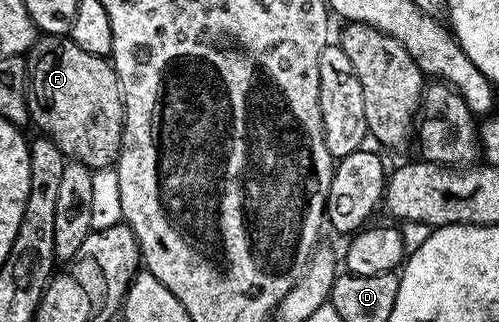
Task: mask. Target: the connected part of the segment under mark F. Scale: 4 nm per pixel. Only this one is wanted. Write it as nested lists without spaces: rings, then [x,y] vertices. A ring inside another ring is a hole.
[[[39,36],[39,39],[25,58],[26,63],[26,102],[30,108],[30,121],[38,128],[39,134],[53,139],[56,147],[70,160],[86,165],[91,171],[106,169],[115,164],[118,150],[124,140],[122,124],[126,112],[122,106],[122,88],[113,64],[105,57],[97,57],[84,47],[76,44],[70,36]]]

